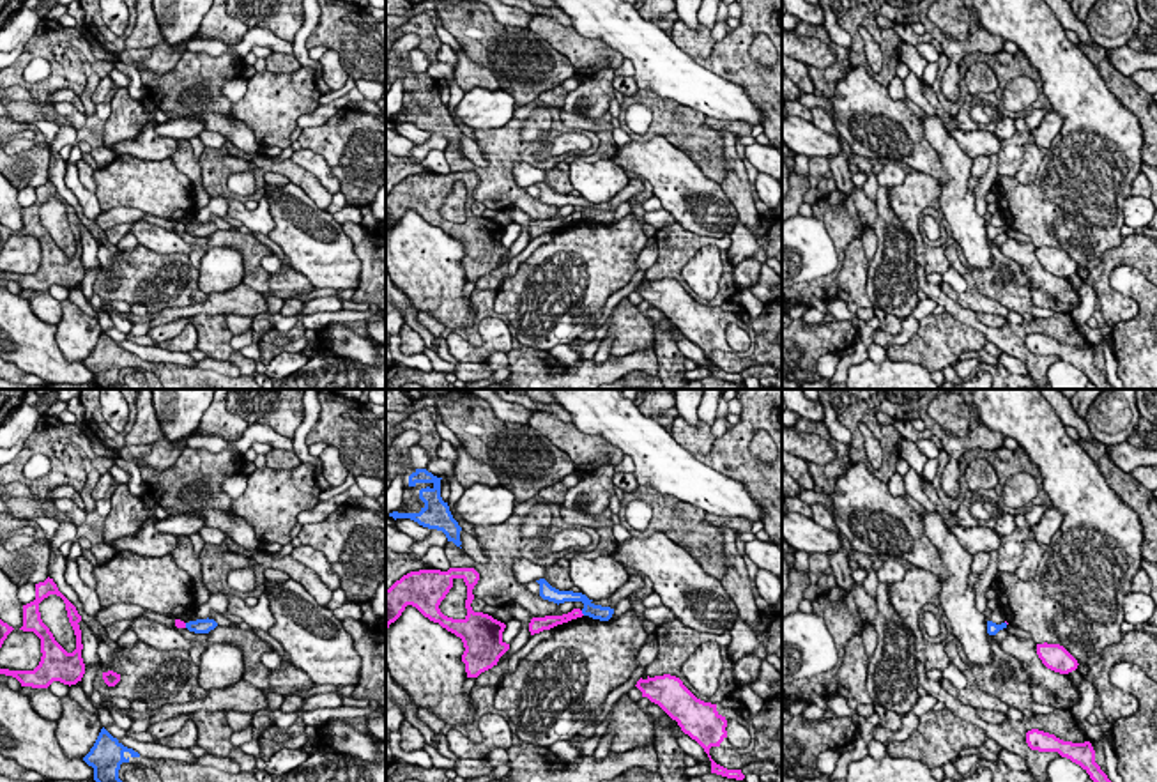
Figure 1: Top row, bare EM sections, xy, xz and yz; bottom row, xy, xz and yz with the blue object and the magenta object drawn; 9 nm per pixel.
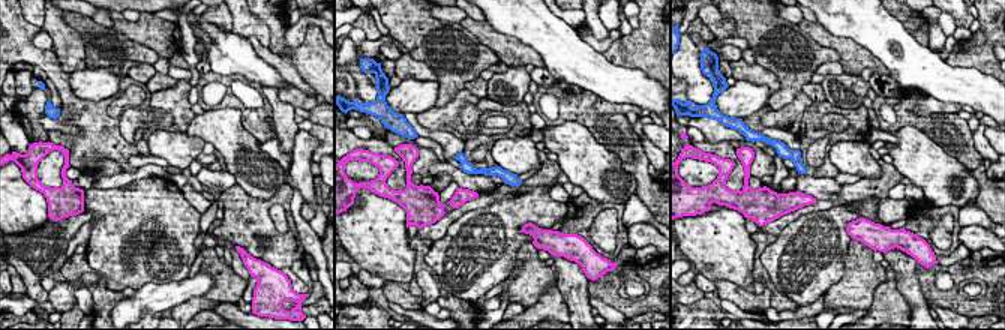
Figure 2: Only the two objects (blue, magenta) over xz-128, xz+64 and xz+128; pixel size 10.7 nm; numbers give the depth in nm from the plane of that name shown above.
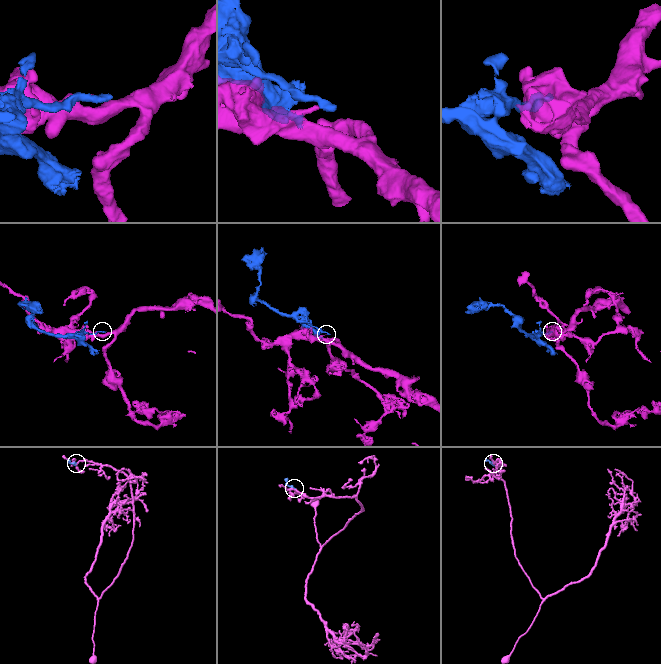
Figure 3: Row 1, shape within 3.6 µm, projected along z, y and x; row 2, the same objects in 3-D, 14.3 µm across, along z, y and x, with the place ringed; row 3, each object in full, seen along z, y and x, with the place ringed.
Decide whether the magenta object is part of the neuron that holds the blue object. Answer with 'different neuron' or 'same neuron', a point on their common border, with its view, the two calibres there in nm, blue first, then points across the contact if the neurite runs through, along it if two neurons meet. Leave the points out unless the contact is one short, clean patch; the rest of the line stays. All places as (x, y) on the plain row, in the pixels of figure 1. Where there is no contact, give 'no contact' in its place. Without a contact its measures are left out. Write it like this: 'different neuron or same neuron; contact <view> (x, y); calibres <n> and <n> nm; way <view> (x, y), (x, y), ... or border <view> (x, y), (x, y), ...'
different neuron; contact xz (582, 216); calibres 130 and 100 nm; border xz (581, 214), (584, 218)

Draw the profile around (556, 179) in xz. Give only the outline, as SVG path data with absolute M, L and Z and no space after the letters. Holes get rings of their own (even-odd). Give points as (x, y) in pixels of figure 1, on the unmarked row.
M556 163L550 170L545 170L545 184L559 195L570 195L573 191L573 186L570 182L568 172L568 163Z

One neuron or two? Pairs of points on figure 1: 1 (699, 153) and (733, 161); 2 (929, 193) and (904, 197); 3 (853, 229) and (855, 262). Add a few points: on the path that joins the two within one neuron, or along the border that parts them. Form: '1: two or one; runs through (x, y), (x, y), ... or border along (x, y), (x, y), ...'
1: two; border along (719, 131), (726, 167), (726, 177), (720, 183)
2: one; runs through (924, 193), (910, 197)
3: two; border along (860, 237), (850, 243), (837, 278)

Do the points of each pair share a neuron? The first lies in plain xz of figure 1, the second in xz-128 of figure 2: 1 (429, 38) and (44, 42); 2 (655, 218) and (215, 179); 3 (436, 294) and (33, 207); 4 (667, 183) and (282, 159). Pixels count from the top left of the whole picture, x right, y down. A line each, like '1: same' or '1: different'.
1: different
2: same
3: same
4: different

